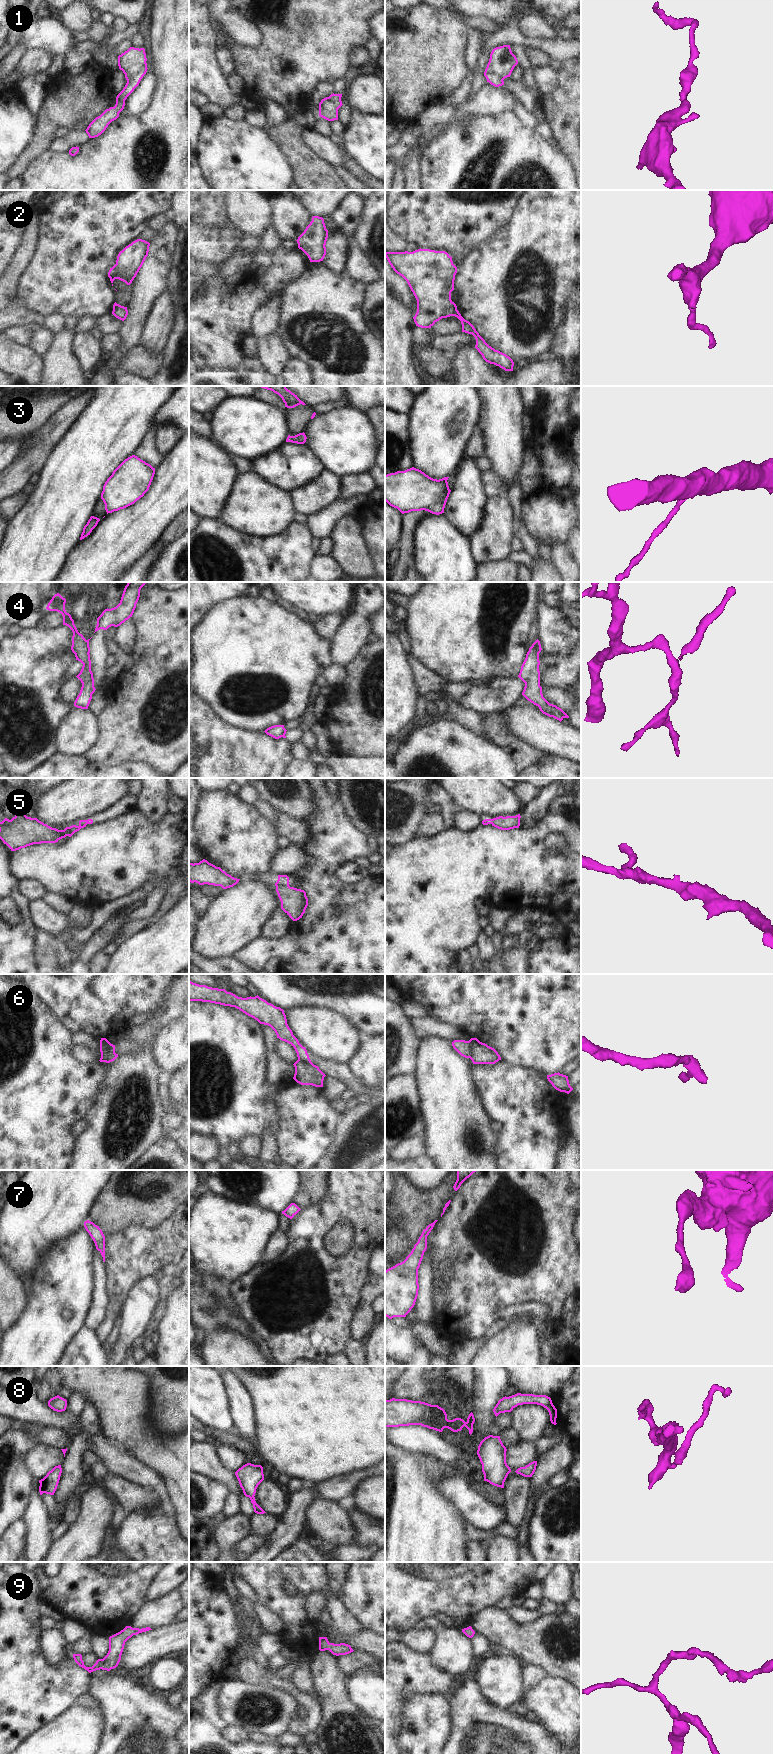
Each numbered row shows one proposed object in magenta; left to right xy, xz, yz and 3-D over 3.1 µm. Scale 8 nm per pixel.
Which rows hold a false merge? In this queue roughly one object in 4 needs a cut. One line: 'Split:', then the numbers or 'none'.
Split: 4, 6

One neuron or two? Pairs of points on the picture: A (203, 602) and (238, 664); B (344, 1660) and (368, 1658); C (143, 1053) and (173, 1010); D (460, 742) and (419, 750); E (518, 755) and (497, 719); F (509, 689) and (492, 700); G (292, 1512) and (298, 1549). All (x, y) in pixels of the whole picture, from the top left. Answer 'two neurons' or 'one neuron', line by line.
A: two neurons
B: one neuron
C: one neuron
D: one neuron
E: one neuron
F: one neuron
G: two neurons

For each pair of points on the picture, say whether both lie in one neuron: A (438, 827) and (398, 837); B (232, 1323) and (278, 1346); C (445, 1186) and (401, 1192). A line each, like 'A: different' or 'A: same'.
A: different
B: different
C: same

